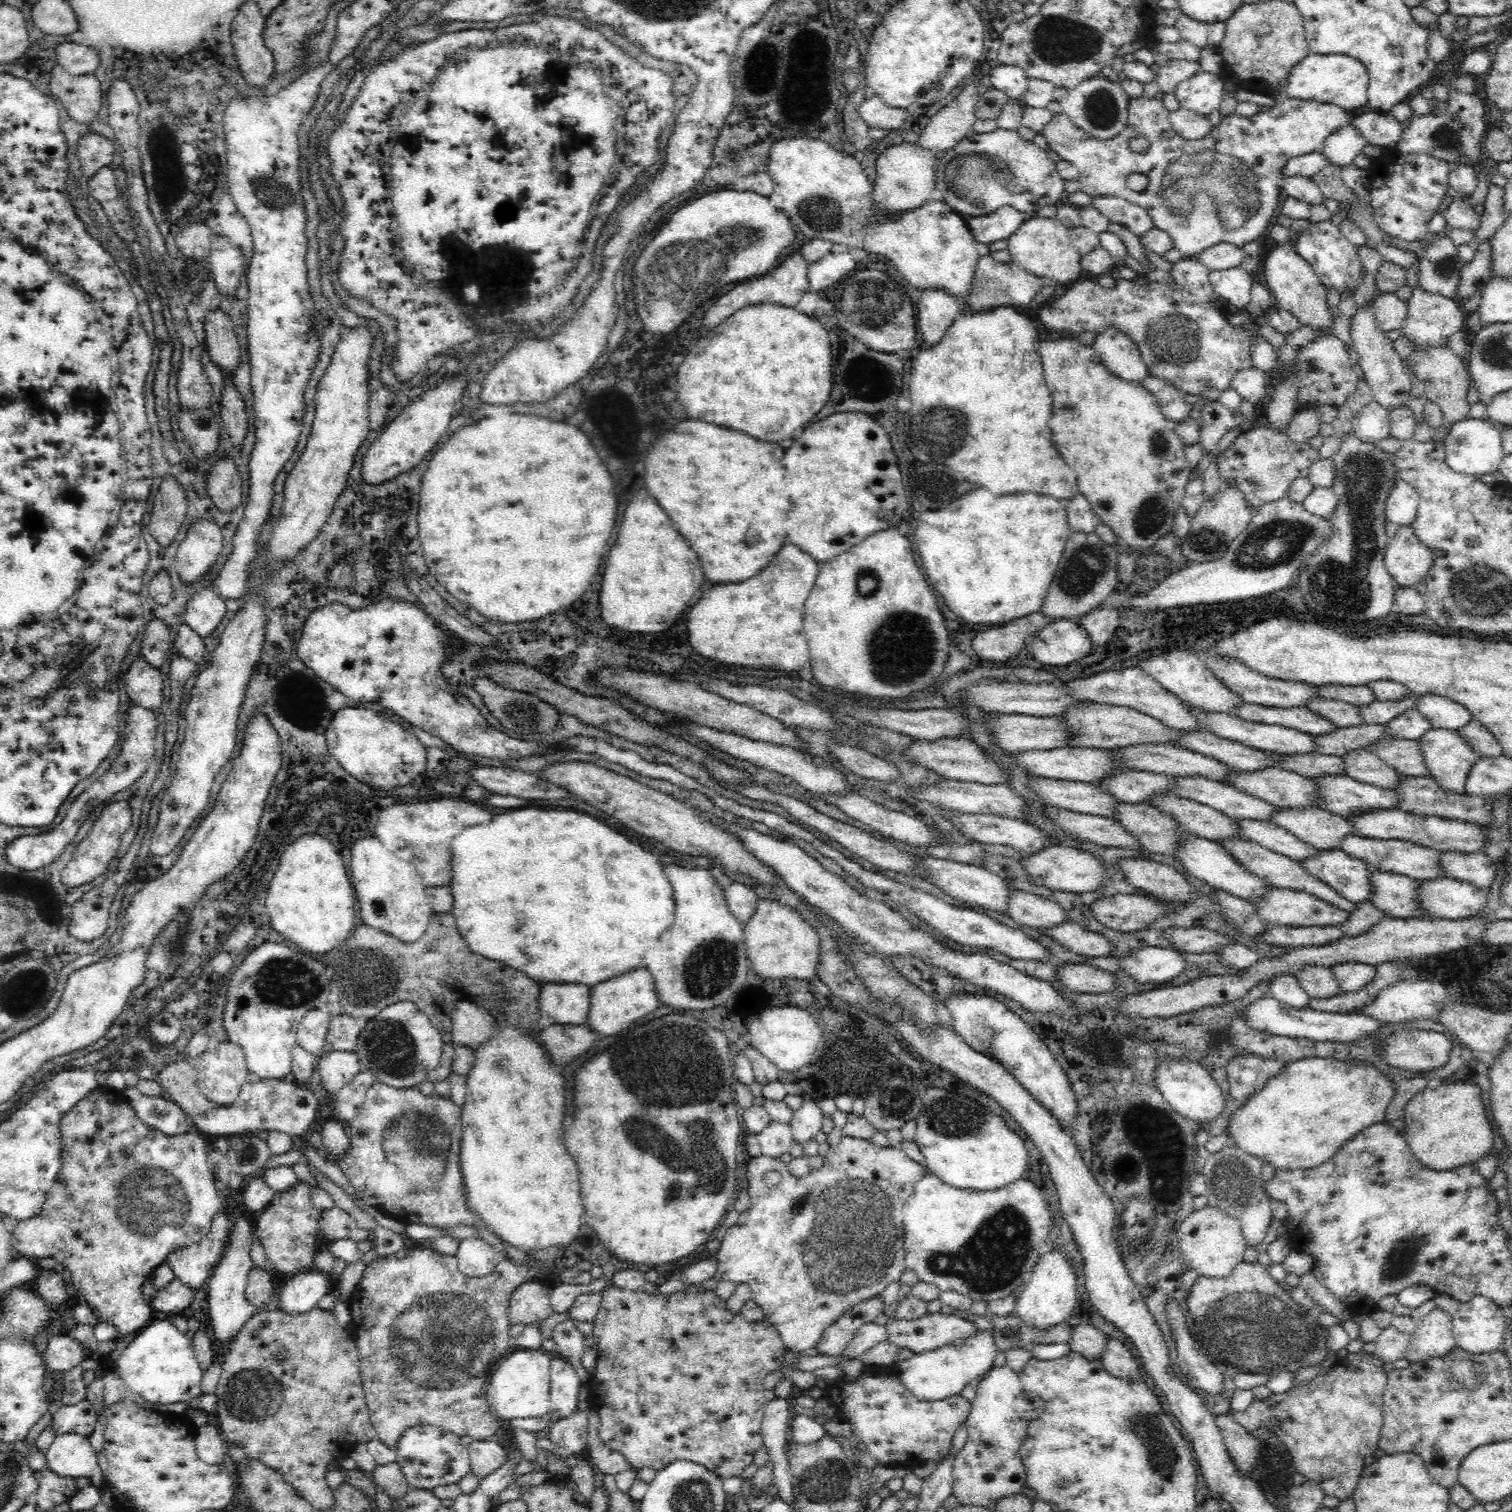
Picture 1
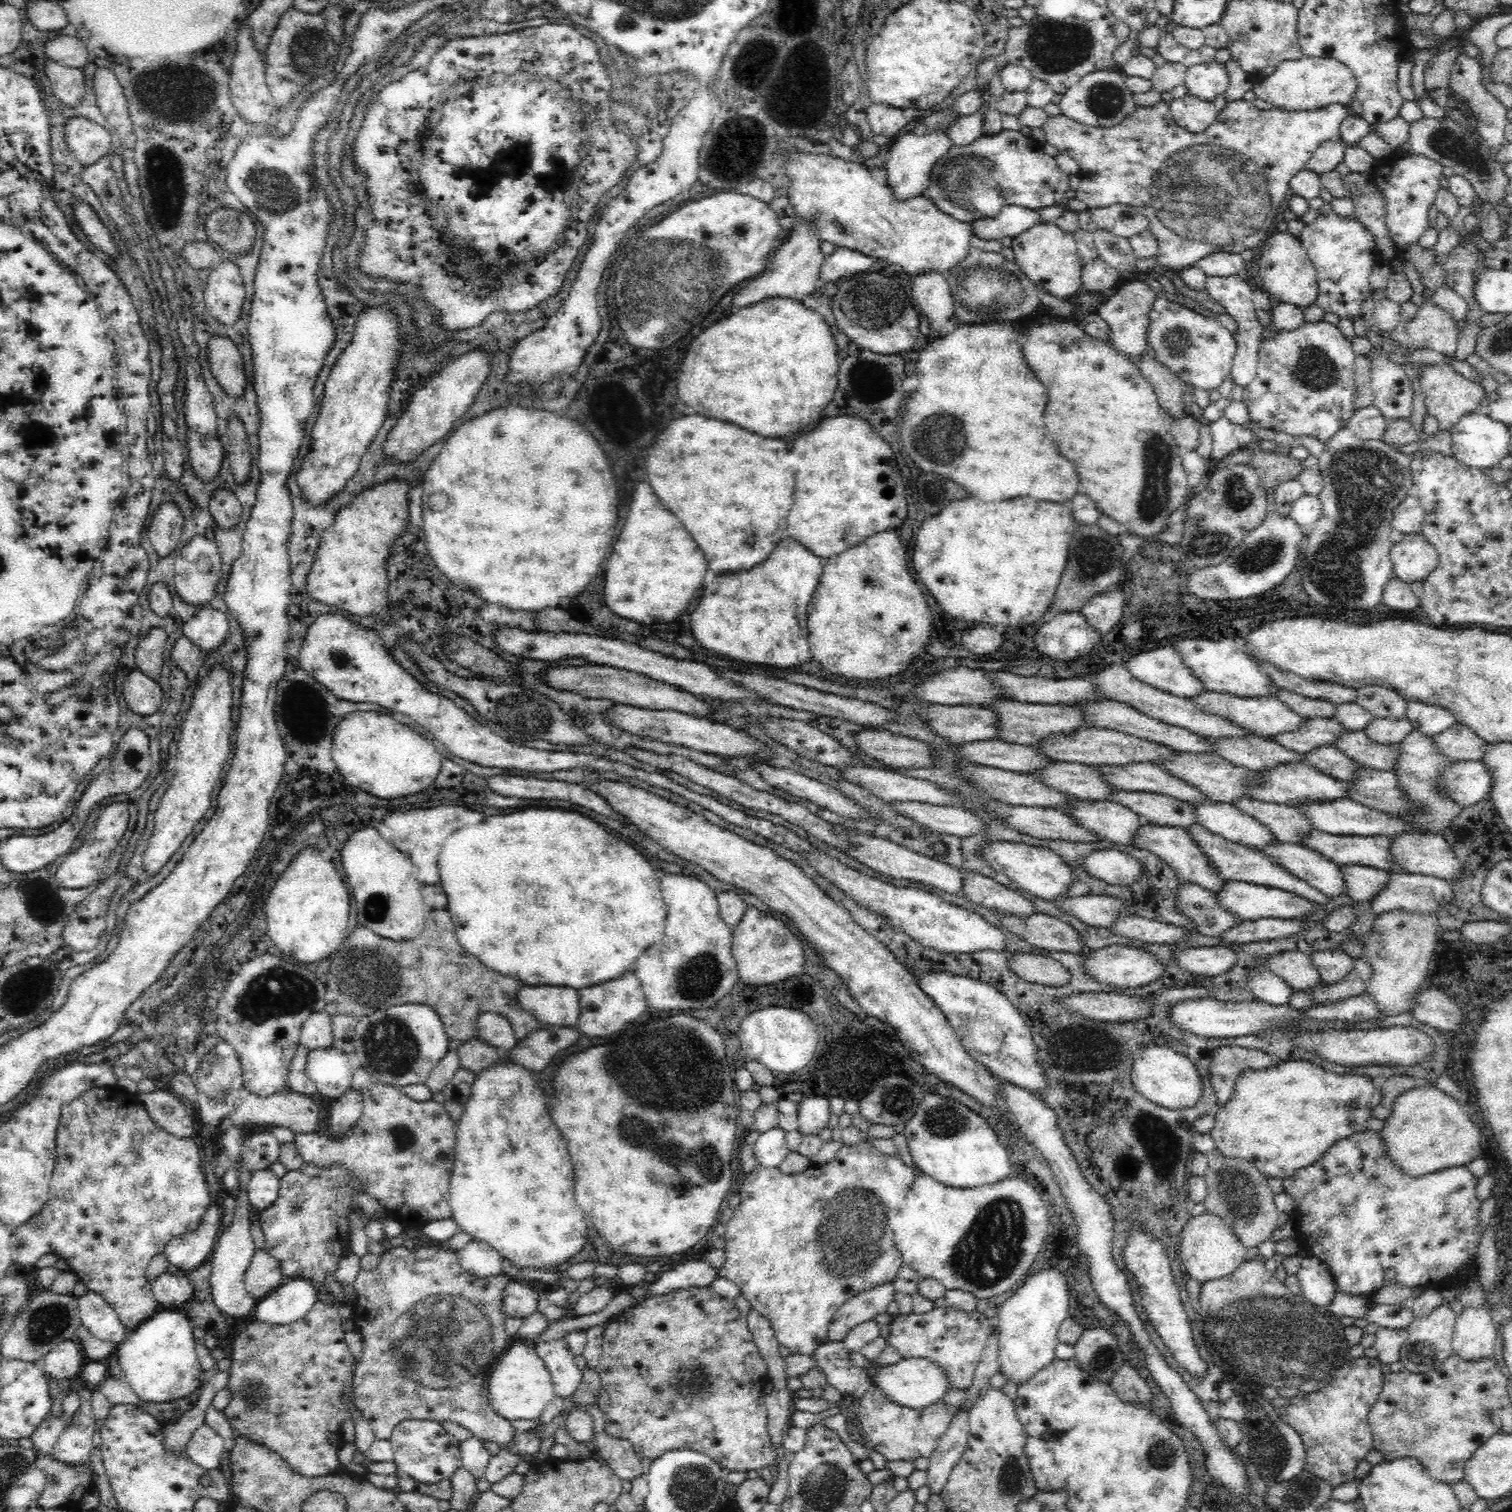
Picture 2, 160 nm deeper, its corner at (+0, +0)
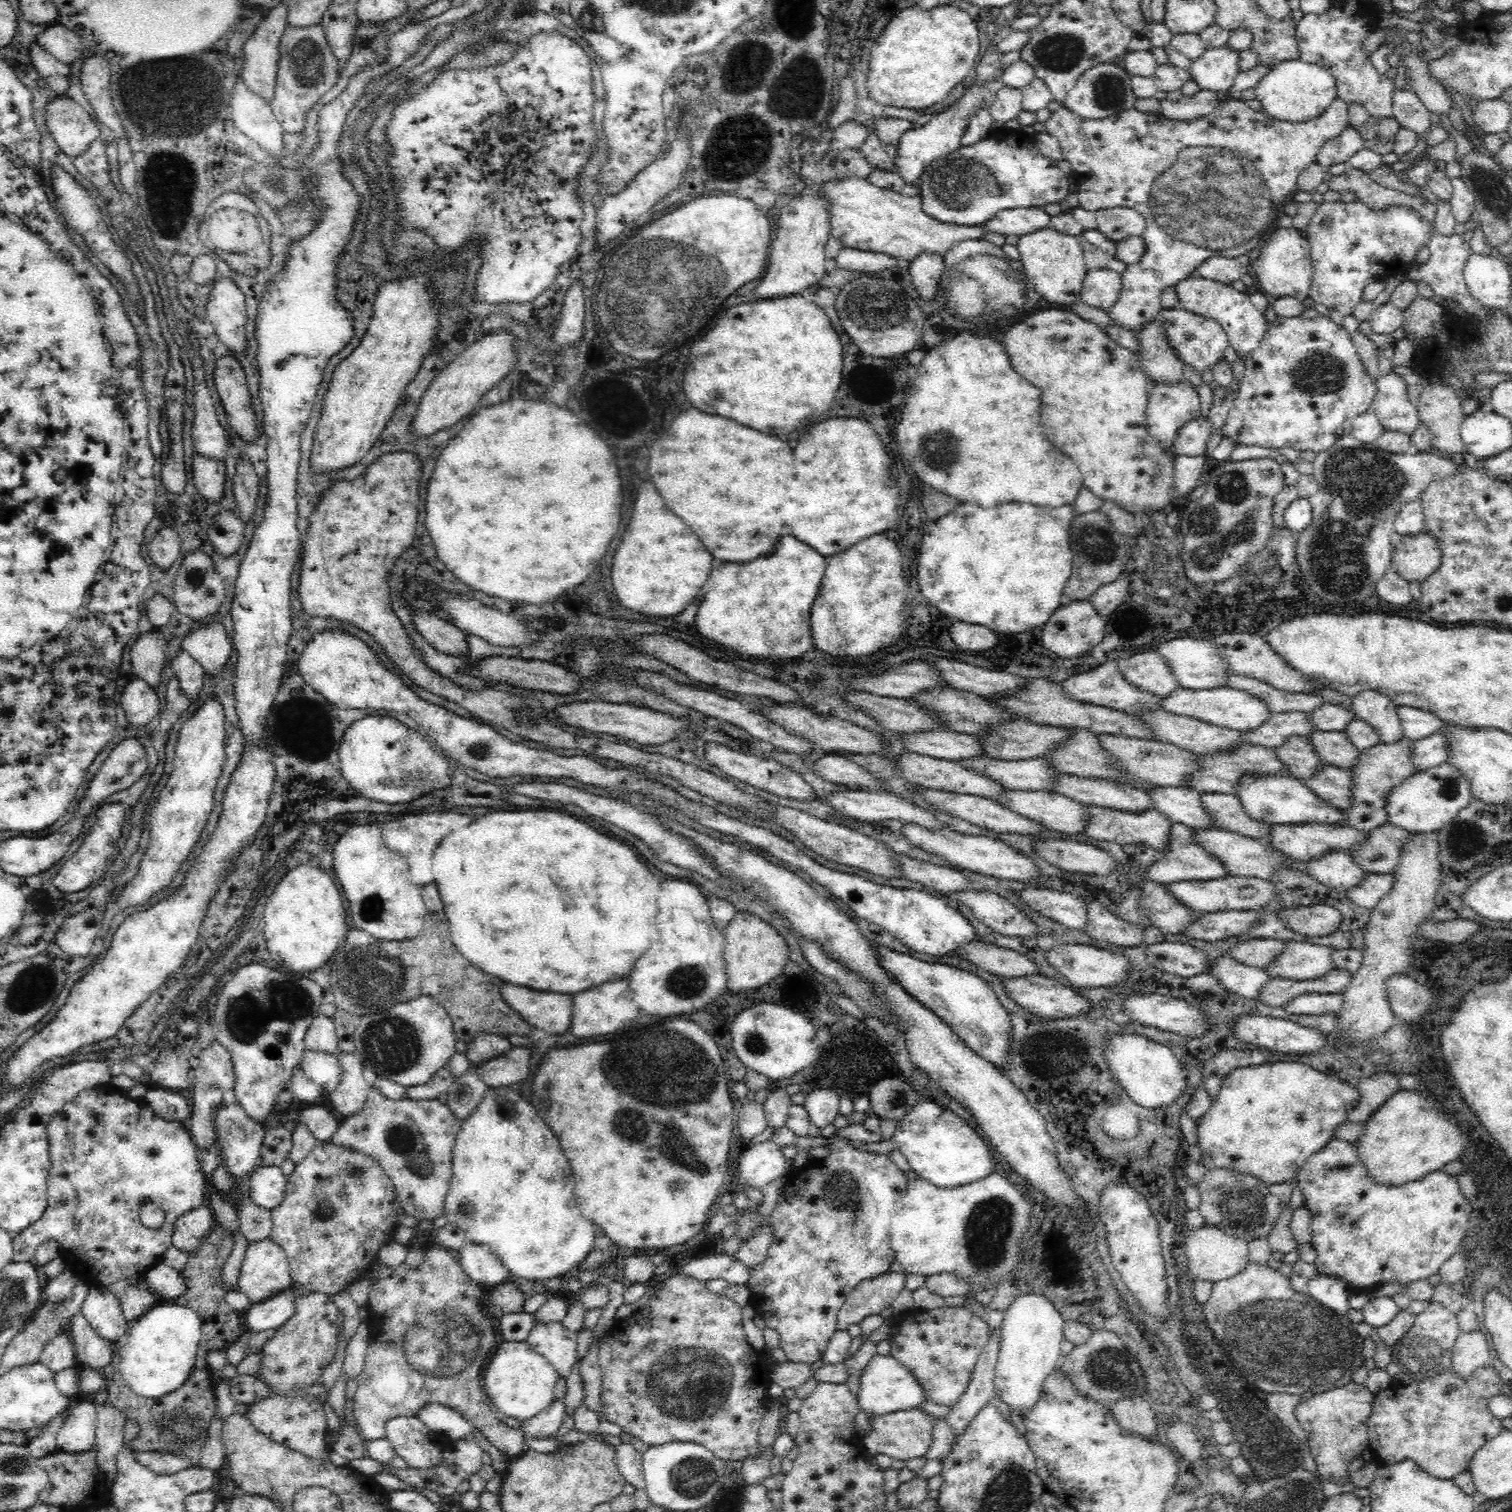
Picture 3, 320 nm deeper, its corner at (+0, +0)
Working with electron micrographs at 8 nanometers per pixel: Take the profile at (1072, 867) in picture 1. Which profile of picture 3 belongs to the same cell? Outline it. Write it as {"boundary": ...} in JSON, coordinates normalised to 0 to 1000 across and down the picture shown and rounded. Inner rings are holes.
{"boundary":[[[606,544],[597,546],[596,552],[601,556],[604,560],[618,564],[621,567],[624,567],[630,573],[634,573],[636,575],[649,578],[652,580],[655,579],[660,582],[674,582],[675,583],[679,583],[679,582],[685,581],[687,579],[685,573],[679,566],[674,565],[669,560],[667,560],[658,554],[636,552],[627,547],[622,548],[620,550],[615,550],[615,548],[607,547]]]}

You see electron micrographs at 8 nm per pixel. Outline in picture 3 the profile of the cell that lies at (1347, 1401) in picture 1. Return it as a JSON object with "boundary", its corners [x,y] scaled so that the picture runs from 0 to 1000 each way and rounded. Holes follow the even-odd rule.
{"boundary":[[[892,914],[875,921],[864,921],[862,922],[863,927],[858,929],[857,938],[861,945],[865,947],[867,963],[873,976],[876,976],[877,979],[884,981],[889,981],[893,979],[893,967],[900,964],[901,959],[905,956],[904,940],[907,935],[909,923],[902,916]]]}

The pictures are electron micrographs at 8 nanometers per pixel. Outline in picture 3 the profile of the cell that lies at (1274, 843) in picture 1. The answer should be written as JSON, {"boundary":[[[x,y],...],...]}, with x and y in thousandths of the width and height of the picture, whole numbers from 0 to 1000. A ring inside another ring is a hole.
{"boundary":[[[763,520],[757,524],[761,526],[762,536],[770,539],[774,546],[779,544],[788,548],[804,548],[796,536],[794,524],[779,520]]]}

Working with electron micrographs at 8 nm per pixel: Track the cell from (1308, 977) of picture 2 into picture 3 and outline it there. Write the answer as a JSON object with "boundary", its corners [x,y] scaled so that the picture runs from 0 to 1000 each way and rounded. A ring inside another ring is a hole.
{"boundary":[[[821,620],[812,632],[821,638],[836,640],[840,636],[843,636],[849,628],[850,623],[841,620]]]}

